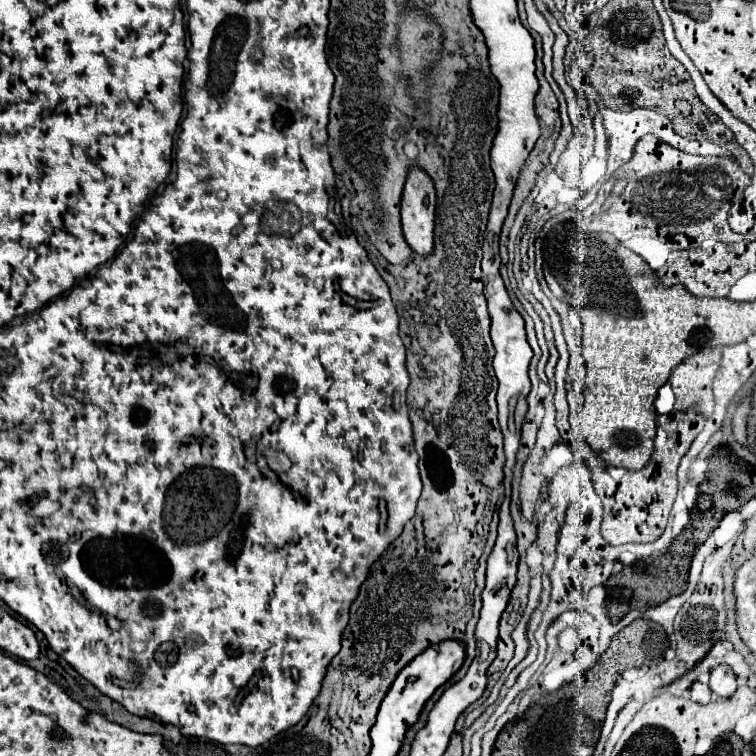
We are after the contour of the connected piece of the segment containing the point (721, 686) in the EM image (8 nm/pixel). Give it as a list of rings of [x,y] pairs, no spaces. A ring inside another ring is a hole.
[[[720,664],[710,674],[710,688],[716,696],[732,696],[736,692],[736,676],[730,666]],[[714,684],[714,686],[712,686]]]

